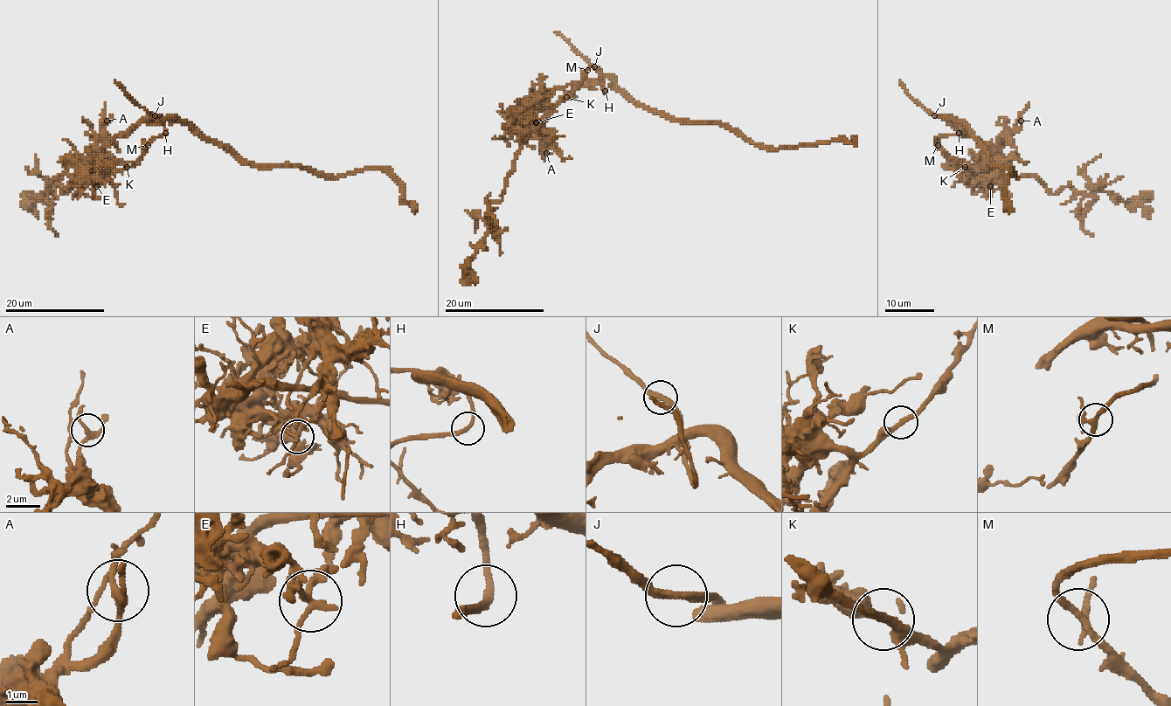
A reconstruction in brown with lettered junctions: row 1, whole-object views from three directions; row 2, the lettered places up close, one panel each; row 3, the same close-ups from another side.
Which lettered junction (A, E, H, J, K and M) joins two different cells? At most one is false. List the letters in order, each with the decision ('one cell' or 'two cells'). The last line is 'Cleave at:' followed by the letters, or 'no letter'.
A: one cell
E: two cells
H: one cell
J: one cell
K: one cell
M: one cell
Cleave at: E

